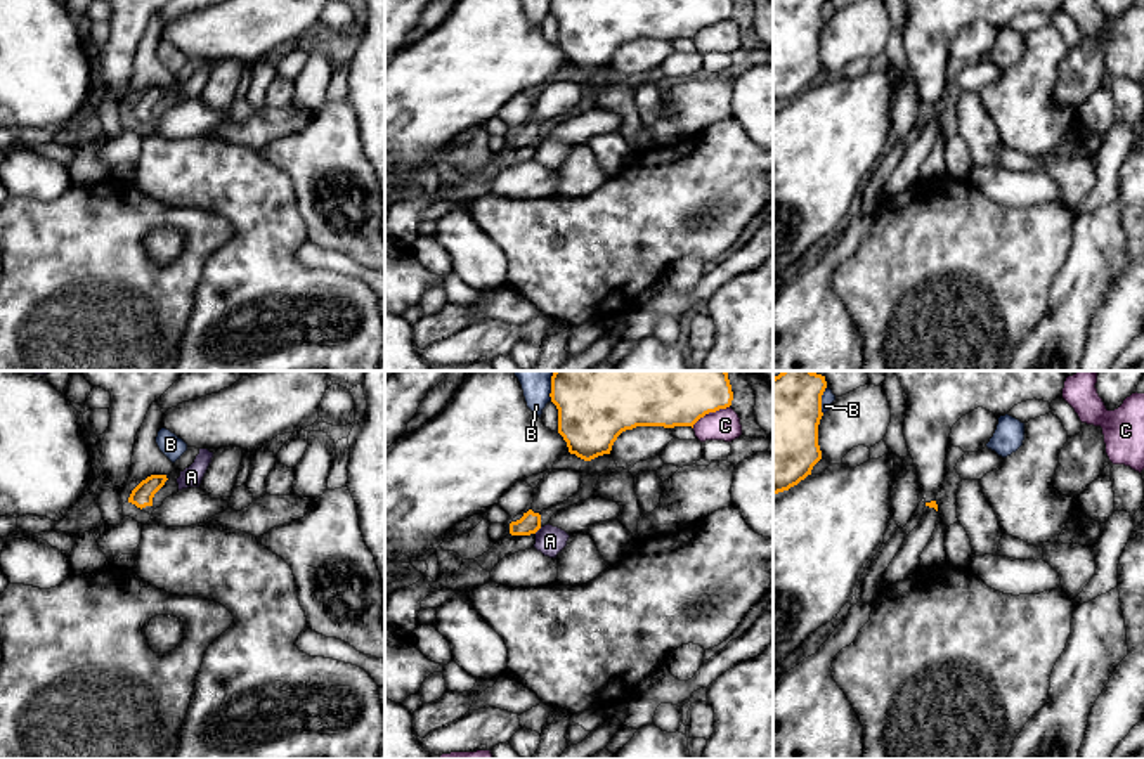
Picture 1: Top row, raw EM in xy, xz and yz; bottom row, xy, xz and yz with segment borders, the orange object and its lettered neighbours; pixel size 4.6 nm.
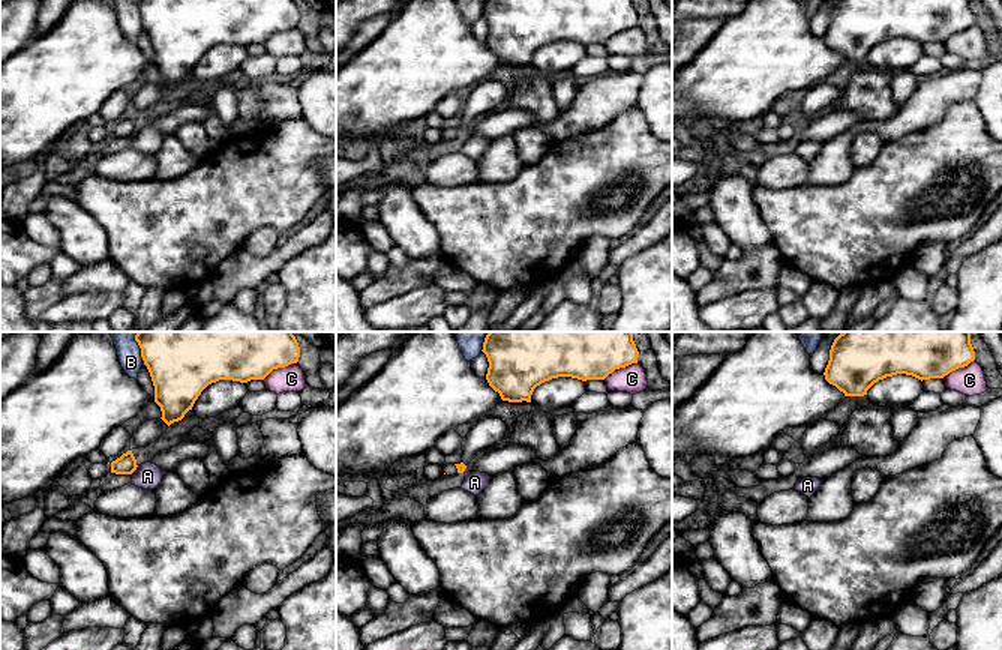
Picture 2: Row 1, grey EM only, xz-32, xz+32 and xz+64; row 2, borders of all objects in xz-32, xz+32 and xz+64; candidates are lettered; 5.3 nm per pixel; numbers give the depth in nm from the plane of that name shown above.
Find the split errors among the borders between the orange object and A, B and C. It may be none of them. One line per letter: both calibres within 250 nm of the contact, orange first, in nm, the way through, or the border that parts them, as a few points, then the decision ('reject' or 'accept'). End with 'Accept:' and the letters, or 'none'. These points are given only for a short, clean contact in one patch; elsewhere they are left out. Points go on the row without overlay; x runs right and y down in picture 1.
A: calibres 100 and 140 nm; border xz (541, 139), (534, 144); reject
B: calibres 400 and 60 nm; reject
C: calibres 180 and 140 nm; reject
Accept: none

